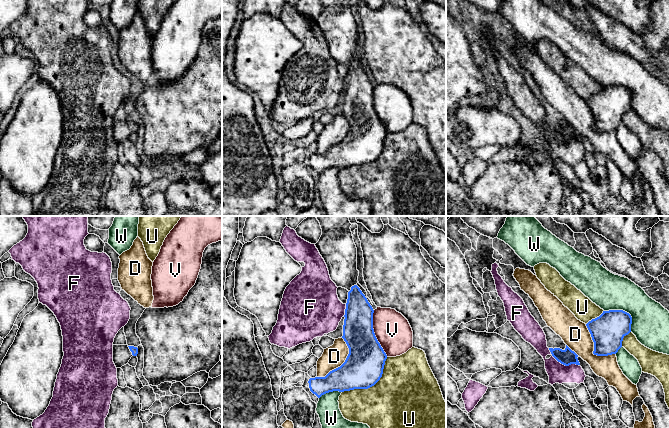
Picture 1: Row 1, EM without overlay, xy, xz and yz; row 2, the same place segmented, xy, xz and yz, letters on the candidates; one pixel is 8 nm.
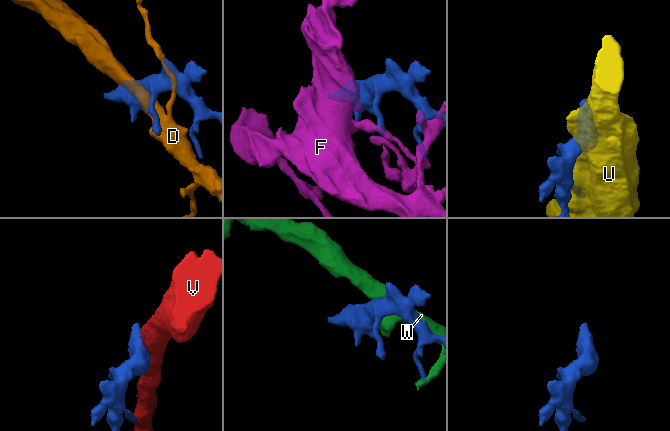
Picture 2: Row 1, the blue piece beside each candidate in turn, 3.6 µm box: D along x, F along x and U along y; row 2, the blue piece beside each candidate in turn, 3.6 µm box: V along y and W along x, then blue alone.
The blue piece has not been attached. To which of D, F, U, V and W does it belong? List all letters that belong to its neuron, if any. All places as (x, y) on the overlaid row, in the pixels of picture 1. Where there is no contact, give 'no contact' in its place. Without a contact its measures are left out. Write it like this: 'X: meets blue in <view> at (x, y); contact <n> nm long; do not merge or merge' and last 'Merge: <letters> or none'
D: meets blue in yz at (594, 350); contact 340 nm long; do not merge
F: meets blue in yz at (562, 363); contact 280 nm long; do not merge
U: meets blue in xz at (371, 386); contact 460 nm long; do not merge
V: meets blue in xz at (374, 333); contact 400 nm long; do not merge
W: meets blue in yz at (624, 311); contact 280 nm long; do not merge
Merge: none

